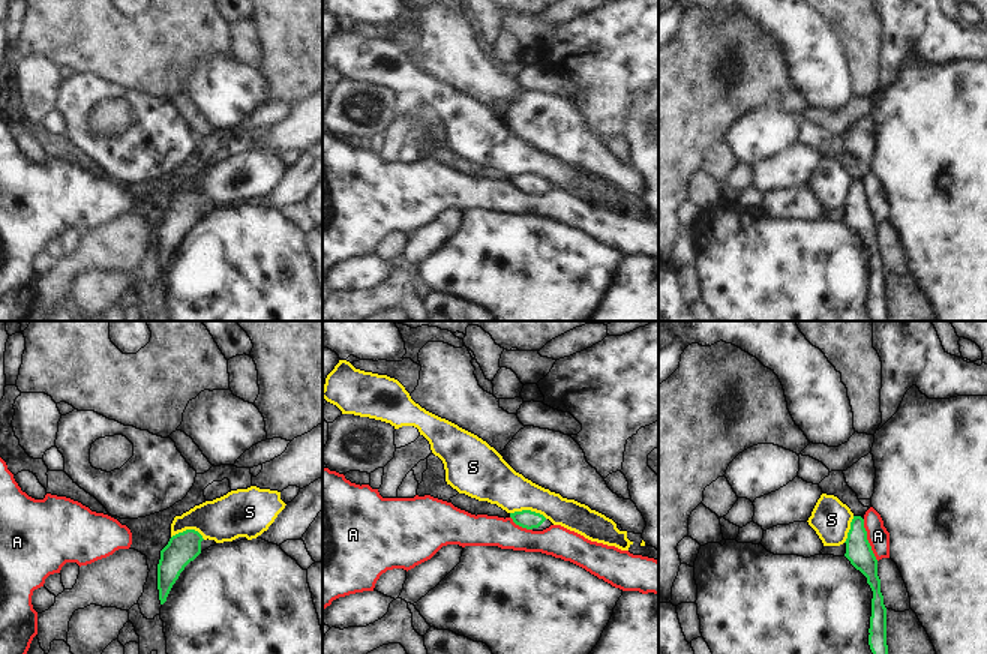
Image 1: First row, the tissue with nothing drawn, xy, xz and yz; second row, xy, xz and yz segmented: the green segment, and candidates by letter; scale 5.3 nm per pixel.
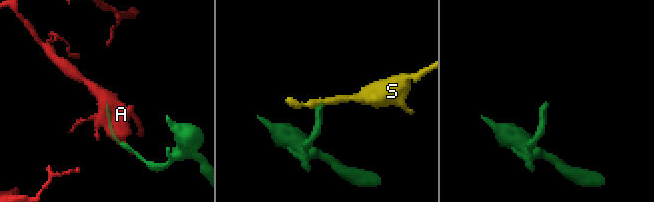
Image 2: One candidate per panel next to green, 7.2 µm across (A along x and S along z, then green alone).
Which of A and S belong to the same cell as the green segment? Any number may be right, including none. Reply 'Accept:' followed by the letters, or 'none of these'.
Accept: none of these

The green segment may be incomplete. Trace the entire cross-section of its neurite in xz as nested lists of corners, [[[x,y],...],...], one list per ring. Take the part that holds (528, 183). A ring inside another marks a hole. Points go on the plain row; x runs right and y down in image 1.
[[[531,174],[510,177],[510,182],[513,183],[516,189],[526,194],[532,194],[532,195],[543,195],[549,192],[550,189],[554,189],[543,178],[531,176]]]

